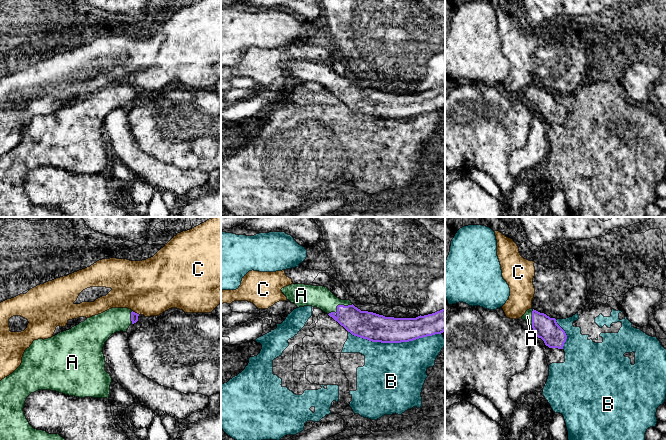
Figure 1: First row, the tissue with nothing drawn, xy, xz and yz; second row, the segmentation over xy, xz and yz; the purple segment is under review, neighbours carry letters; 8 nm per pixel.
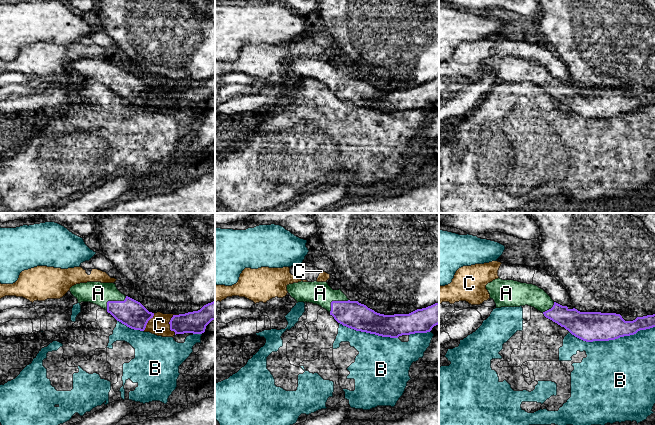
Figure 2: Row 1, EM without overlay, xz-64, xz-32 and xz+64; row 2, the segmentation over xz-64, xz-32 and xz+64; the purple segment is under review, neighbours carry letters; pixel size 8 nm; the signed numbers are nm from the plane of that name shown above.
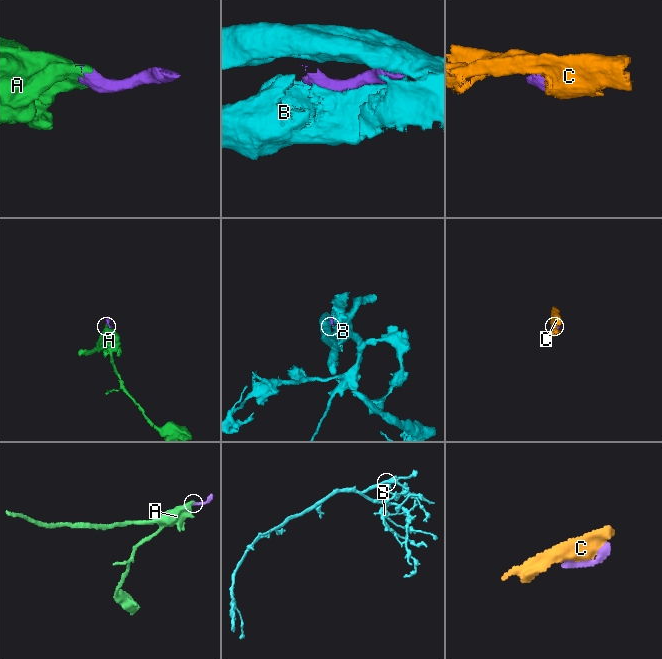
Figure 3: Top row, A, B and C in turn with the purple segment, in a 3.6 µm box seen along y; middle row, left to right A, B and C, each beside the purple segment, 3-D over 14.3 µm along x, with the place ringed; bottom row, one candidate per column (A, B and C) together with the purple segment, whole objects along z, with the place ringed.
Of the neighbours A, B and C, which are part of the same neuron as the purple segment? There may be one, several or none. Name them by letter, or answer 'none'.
A

